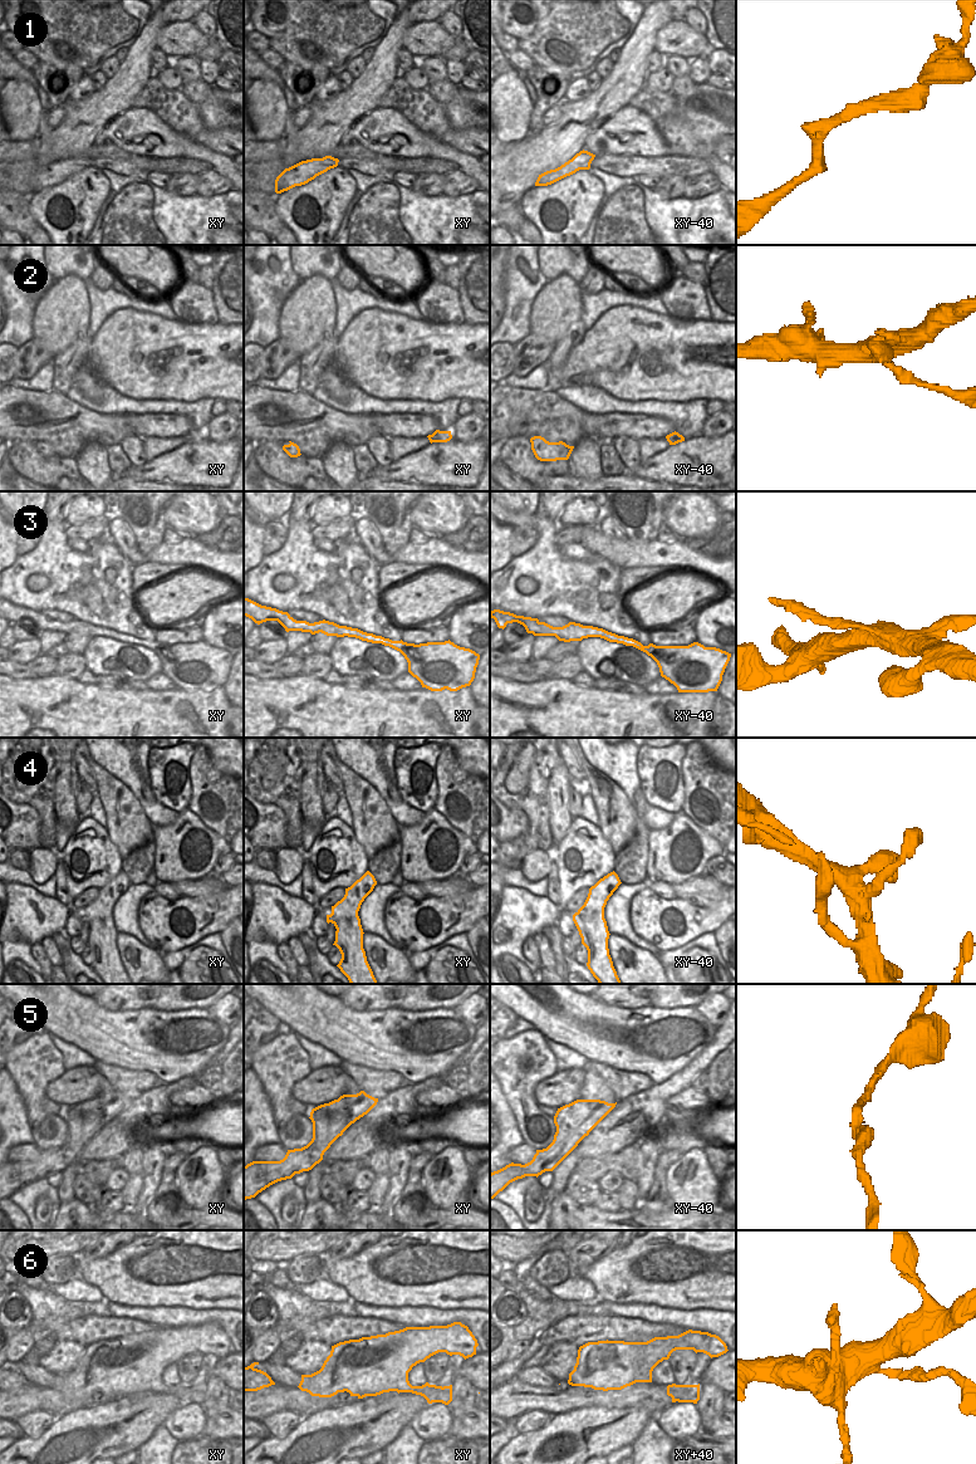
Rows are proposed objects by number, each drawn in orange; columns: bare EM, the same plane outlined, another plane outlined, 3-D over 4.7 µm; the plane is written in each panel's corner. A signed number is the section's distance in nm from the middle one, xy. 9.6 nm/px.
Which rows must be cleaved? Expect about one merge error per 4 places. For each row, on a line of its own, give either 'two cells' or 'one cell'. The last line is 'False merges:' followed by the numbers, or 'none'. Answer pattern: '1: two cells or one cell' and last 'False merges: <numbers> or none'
1: one cell
2: two cells
3: one cell
4: one cell
5: one cell
6: two cells
False merges: 2, 6

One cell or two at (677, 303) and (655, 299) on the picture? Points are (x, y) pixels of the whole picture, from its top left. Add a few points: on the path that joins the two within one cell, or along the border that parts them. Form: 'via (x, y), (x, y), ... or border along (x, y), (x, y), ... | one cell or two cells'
border along (660, 292), (660, 299), (670, 314) | two cells

